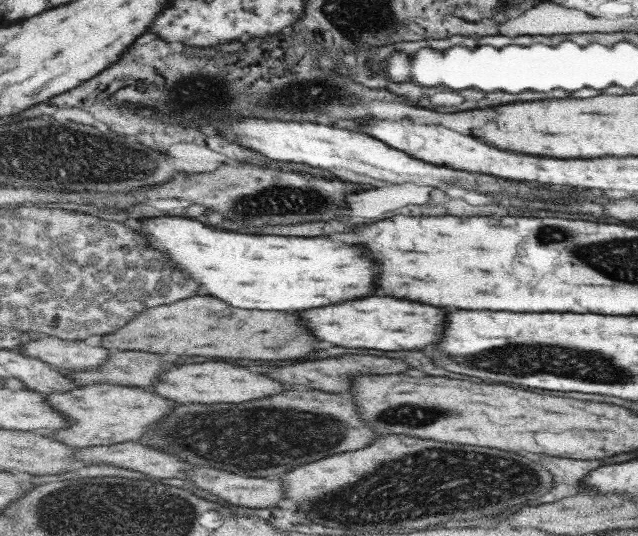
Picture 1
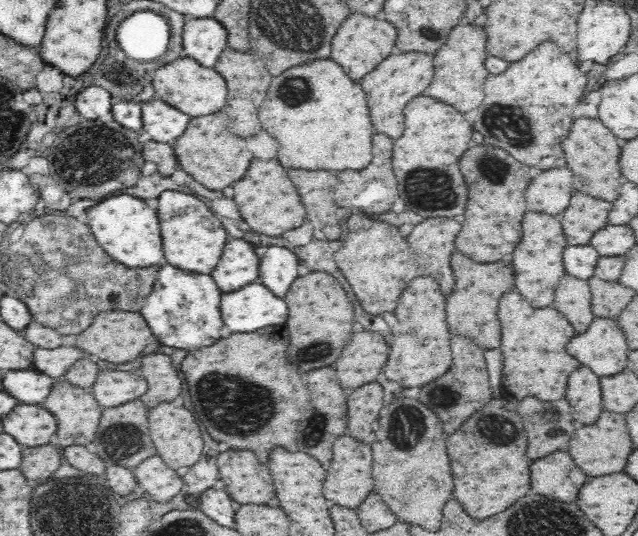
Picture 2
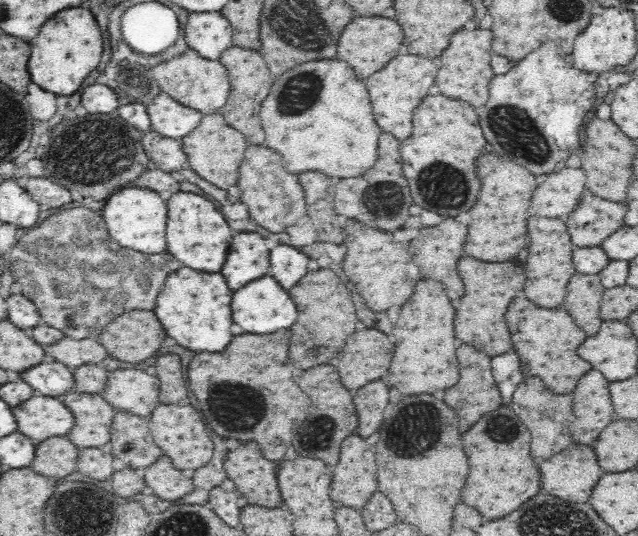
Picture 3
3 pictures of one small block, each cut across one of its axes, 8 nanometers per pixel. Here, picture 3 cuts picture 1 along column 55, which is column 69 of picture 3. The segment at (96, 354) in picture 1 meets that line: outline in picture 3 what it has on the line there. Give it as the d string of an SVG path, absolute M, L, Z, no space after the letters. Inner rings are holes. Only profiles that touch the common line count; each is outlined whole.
M91 336L82 340L62 337L56 344L45 346L45 352L72 370L85 364L100 364L108 356L106 347L100 344L97 337Z

